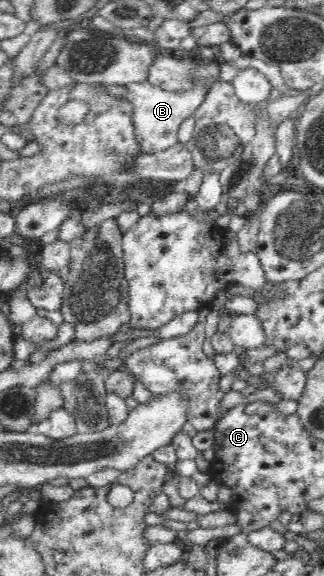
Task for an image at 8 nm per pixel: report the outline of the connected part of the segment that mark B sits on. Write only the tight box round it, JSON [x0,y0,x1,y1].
[126,79,210,153]

